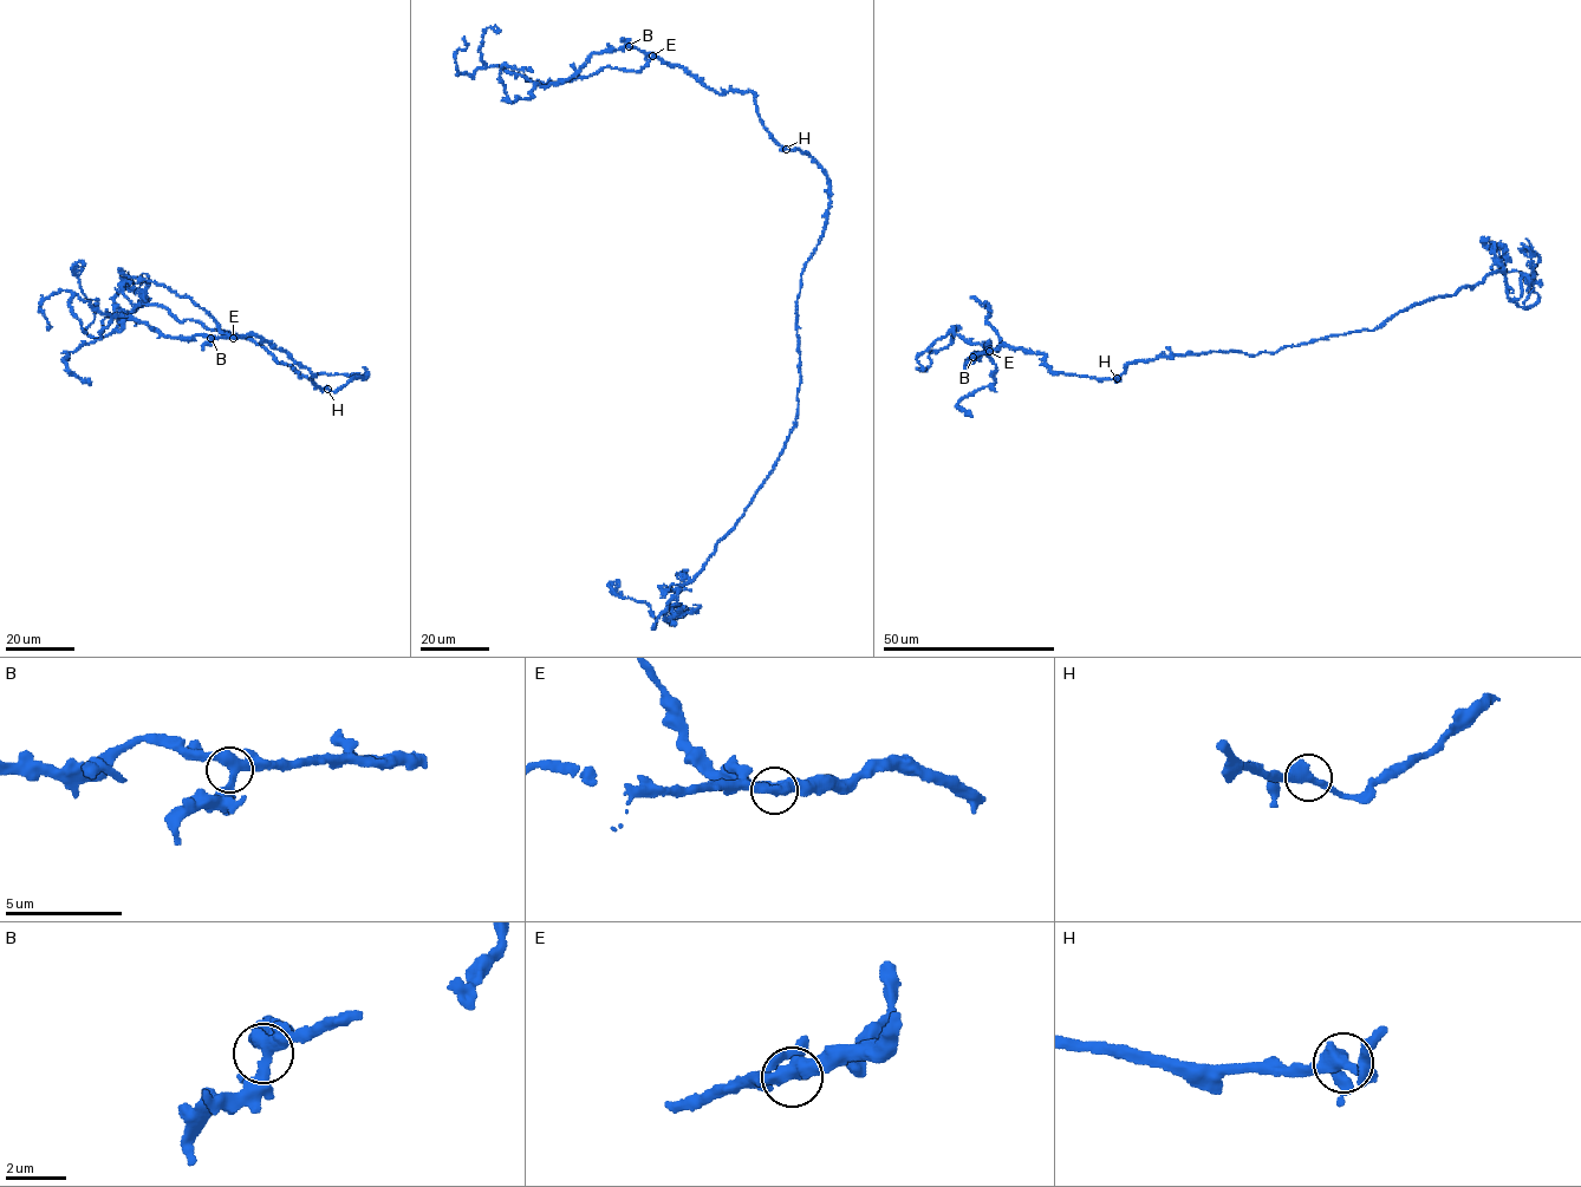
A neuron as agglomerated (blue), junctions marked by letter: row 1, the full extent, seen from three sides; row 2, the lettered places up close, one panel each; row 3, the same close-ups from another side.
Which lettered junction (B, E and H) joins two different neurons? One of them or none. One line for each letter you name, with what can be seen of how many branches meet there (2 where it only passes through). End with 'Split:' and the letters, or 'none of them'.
Split: none of them

